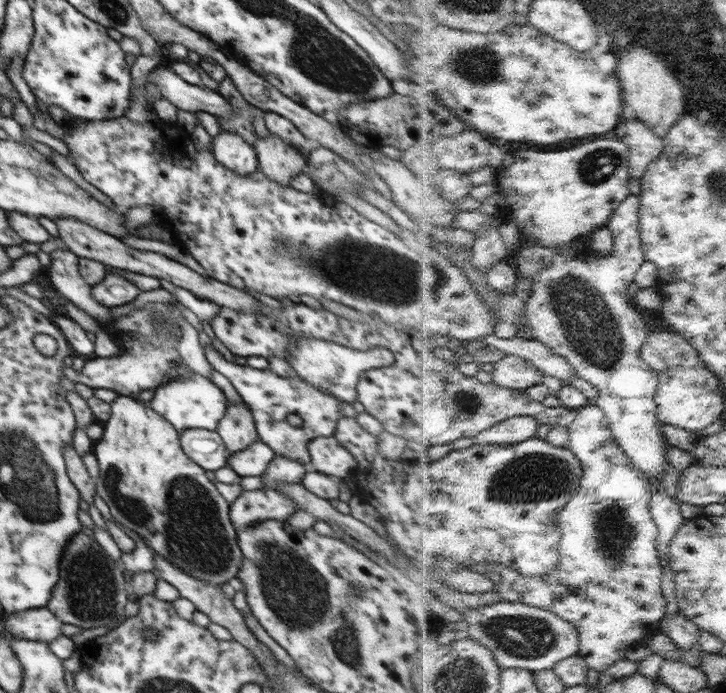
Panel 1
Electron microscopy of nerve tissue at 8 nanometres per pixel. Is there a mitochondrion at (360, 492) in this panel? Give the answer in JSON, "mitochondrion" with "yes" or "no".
{"mitochondrion":"no"}

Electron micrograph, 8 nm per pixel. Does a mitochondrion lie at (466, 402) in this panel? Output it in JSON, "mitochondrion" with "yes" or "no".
{"mitochondrion":"yes"}

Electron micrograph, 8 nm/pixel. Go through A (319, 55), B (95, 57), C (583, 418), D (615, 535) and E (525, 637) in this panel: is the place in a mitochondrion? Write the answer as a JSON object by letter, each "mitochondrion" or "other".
{"A":"mitochondrion","B":"other","C":"other","D":"mitochondrion","E":"mitochondrion"}

